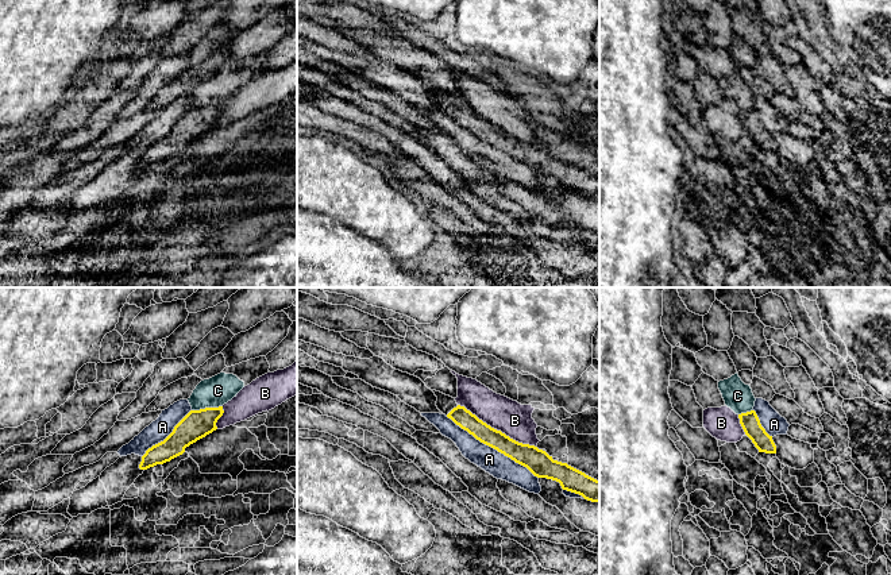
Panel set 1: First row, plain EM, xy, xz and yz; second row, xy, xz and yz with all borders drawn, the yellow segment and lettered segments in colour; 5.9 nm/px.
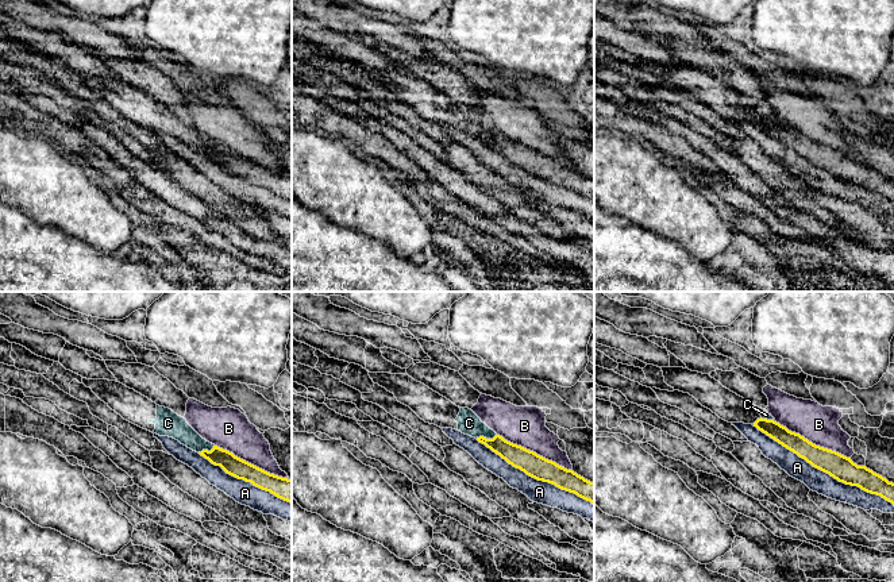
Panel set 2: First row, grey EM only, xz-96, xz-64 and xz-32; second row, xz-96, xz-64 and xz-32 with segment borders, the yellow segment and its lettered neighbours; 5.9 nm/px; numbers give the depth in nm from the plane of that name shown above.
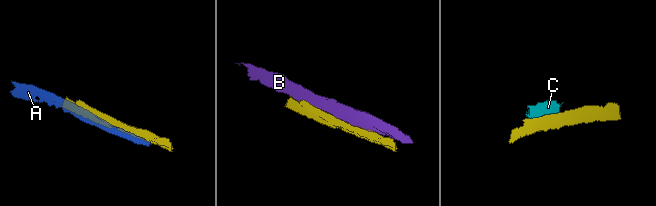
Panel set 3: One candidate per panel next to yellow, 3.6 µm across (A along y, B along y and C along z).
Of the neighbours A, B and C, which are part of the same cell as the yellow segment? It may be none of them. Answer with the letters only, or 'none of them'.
none of them

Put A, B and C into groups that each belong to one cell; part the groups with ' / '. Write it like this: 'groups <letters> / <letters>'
groups A / B / C

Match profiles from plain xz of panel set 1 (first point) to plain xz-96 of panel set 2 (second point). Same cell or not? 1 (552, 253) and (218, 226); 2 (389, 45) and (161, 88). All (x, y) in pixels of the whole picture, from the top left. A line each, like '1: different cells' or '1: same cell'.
1: same cell
2: same cell

